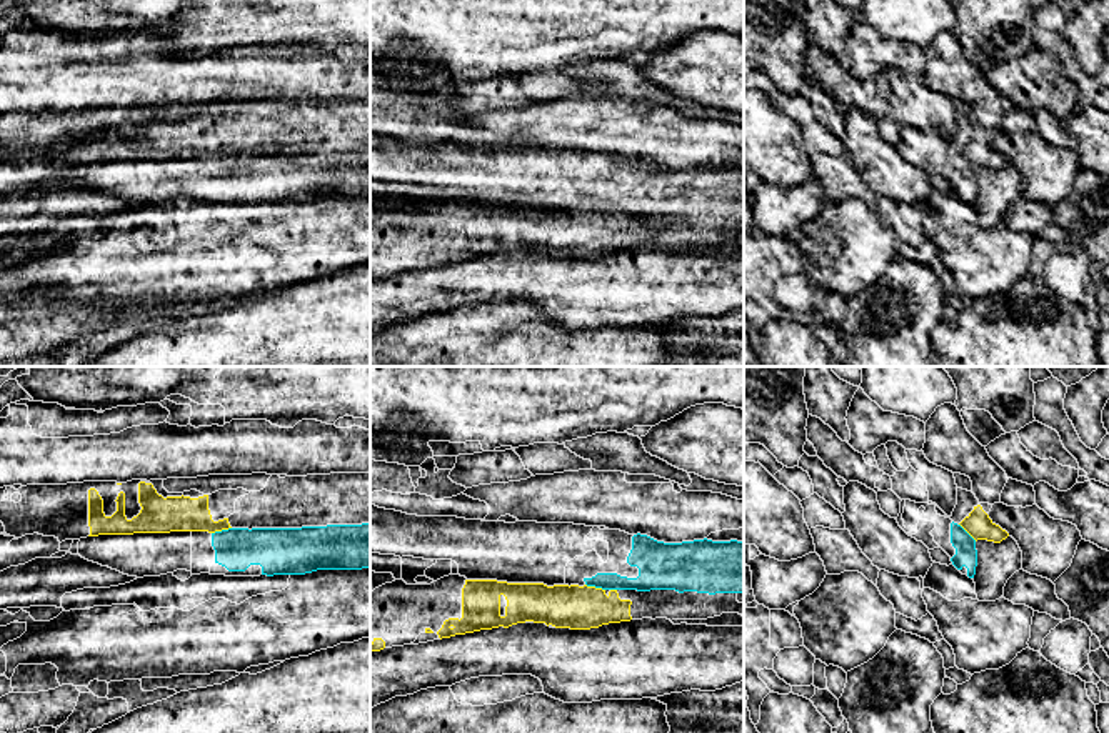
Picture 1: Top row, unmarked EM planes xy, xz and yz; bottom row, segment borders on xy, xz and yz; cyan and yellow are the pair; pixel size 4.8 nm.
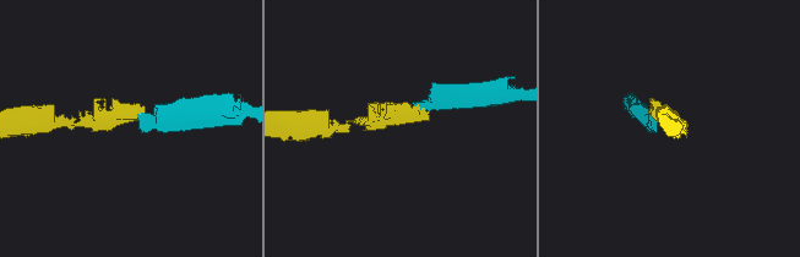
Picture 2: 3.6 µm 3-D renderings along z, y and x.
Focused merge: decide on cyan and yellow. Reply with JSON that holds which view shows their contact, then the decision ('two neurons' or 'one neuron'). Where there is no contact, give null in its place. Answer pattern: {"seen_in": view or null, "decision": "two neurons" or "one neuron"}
{"seen_in": "xy", "decision": "two neurons"}

